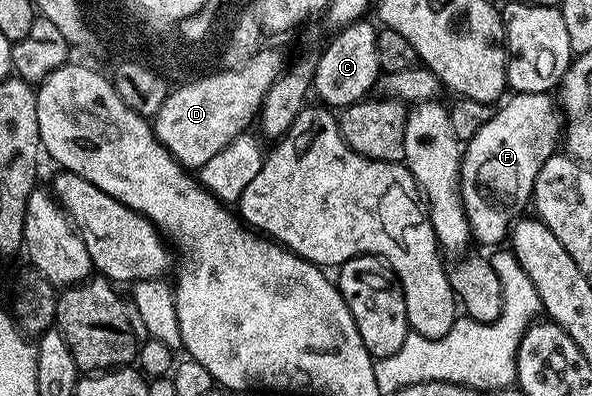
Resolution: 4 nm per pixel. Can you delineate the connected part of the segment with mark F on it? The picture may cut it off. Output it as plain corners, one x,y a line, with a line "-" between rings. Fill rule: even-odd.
514,93
495,110
493,117
464,143
460,190
466,219
470,223
470,234
477,242
479,239
482,243
498,243
509,236
516,220
525,212
522,210
531,202
536,173
540,173
544,161
548,161
559,150
563,135
564,116
553,94

